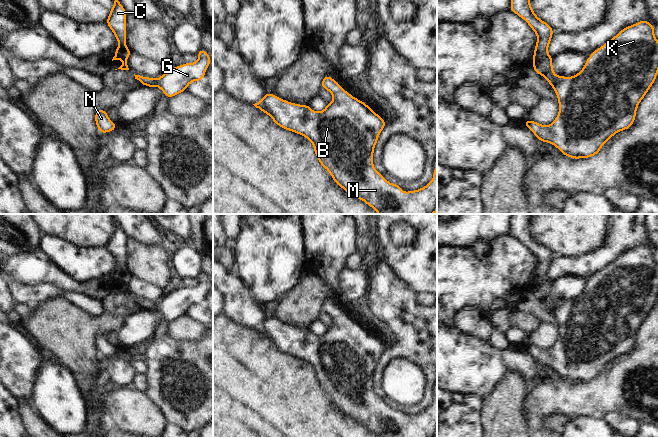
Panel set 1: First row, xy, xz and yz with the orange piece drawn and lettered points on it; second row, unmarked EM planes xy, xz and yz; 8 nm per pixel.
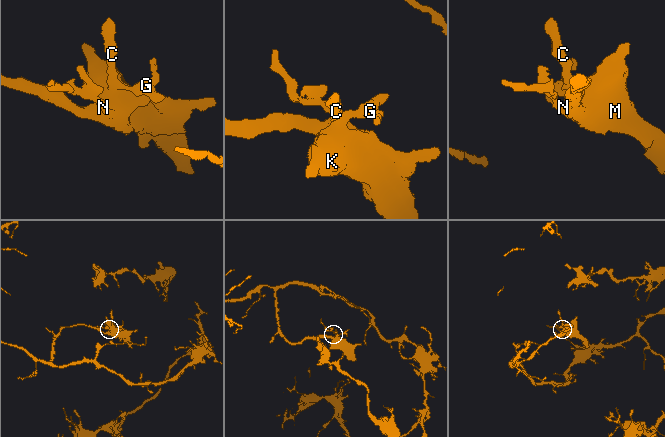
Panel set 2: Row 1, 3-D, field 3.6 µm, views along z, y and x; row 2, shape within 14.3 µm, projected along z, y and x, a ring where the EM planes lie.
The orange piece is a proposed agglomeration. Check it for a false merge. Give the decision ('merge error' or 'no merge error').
no merge error

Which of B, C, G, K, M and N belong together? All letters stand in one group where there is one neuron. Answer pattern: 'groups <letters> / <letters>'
groups B C G K M N

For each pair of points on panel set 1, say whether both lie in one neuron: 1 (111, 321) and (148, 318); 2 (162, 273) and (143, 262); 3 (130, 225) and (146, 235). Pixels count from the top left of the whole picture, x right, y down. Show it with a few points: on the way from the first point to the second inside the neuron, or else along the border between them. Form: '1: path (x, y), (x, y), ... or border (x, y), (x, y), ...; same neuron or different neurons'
1: border (126, 316), (123, 324), (114, 332); different neurons
2: path (157, 271), (148, 262); same neuron
3: path (134, 229), (142, 231); same neuron

